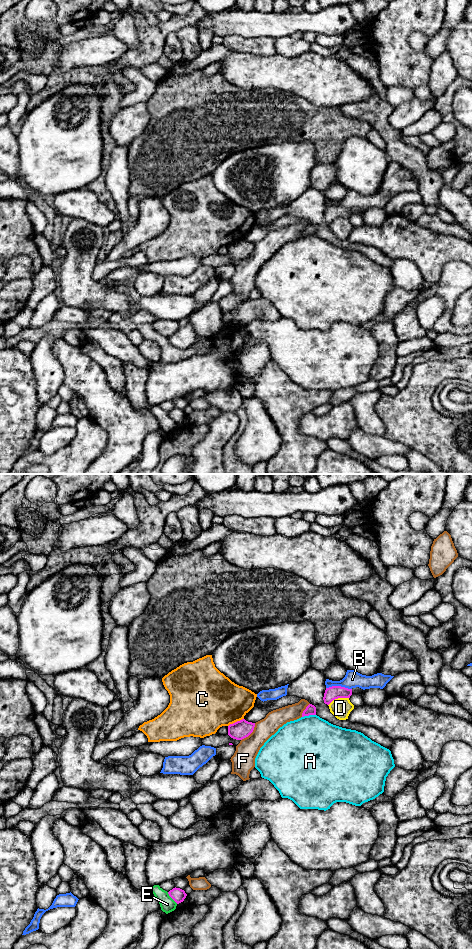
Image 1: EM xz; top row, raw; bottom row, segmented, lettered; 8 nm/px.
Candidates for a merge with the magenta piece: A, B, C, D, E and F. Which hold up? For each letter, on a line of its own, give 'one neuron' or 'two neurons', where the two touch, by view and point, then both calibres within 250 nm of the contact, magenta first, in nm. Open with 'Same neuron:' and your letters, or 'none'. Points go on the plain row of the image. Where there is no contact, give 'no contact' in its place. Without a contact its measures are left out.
Same neuron: none
A: two neurons | xz (308, 235) | 80/480 nm
B: two neurons | xz (339, 206) | 110/140 nm
C: two neurons | xz (235, 242) | 150/440 nm
D: two neurons | xz (338, 217) | 110/160 nm
E: two neurons | xz (172, 418) | 110/120 nm
F: two neurons | xz (250, 253) | 150/190 nm

